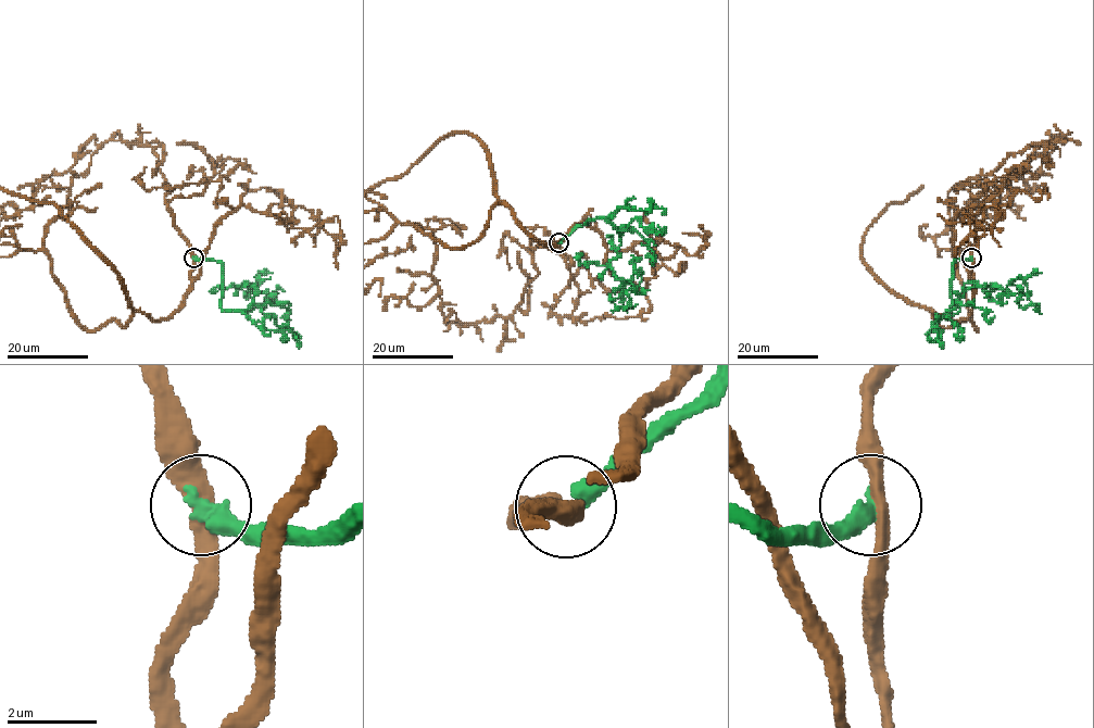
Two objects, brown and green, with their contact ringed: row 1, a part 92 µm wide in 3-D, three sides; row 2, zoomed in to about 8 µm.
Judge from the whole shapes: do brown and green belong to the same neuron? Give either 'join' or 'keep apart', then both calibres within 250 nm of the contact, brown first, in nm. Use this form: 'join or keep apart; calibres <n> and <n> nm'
keep apart; calibres 360 and 400 nm

